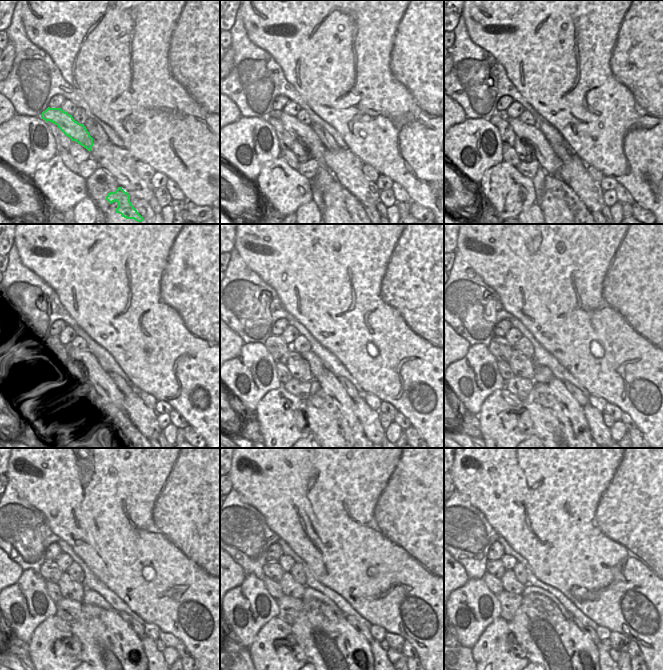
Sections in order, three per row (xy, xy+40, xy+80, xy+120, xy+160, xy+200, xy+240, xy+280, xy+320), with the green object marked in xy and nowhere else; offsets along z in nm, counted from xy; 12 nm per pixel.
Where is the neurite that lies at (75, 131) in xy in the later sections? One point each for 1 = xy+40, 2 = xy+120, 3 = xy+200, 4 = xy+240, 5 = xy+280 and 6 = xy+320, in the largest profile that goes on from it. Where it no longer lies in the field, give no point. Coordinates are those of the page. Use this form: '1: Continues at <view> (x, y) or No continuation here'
1: Continues at xy+40 (302, 132)
2: Continues at xy+120 (105, 387)
3: Continues at xy+200 (577, 427)
4: Continues at xy+240 (131, 646)
5: Continues at xy+280 (360, 647)
6: Continues at xy+320 (587, 651).

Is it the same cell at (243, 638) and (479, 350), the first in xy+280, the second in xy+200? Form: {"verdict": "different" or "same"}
{"verdict": "same"}

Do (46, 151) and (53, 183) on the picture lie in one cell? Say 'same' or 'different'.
different

